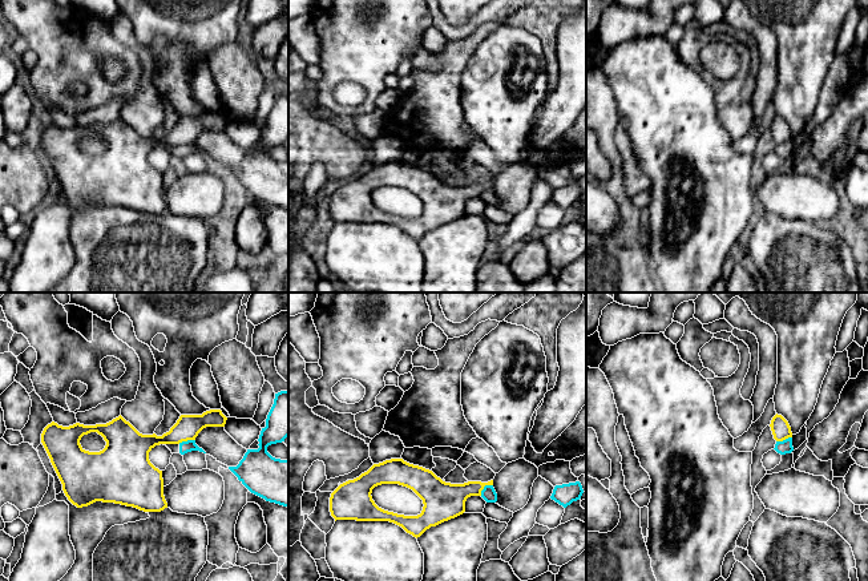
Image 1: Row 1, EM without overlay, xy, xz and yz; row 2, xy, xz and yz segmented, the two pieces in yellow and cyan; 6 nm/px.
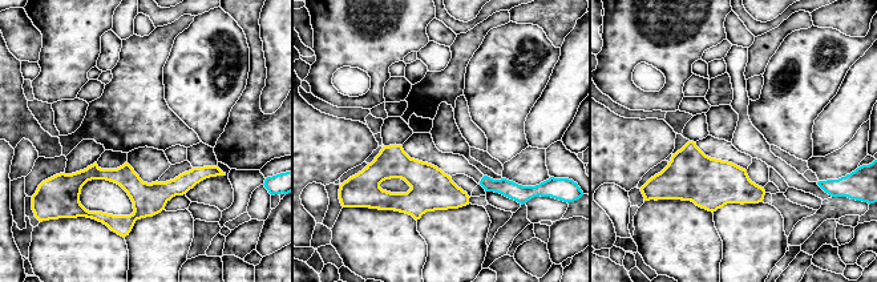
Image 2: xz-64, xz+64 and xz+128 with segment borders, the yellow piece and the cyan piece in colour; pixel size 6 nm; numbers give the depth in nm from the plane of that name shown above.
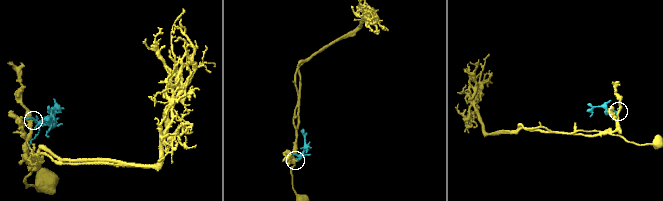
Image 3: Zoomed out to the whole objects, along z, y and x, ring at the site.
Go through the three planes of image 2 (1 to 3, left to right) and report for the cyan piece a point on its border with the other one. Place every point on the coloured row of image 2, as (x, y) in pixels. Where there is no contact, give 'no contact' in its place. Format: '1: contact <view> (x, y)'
1: no contact
2: no contact
3: no contact

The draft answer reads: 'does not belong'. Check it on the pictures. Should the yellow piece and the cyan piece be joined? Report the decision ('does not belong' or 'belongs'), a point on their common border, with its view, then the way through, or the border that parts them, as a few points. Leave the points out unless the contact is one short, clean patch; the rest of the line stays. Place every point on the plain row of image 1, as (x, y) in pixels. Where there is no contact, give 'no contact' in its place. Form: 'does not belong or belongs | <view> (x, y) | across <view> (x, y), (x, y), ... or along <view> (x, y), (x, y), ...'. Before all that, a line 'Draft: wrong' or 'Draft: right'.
Draft: right
does not belong | xz (484, 188) | along xz (492, 186), (487, 186), (480, 197)

